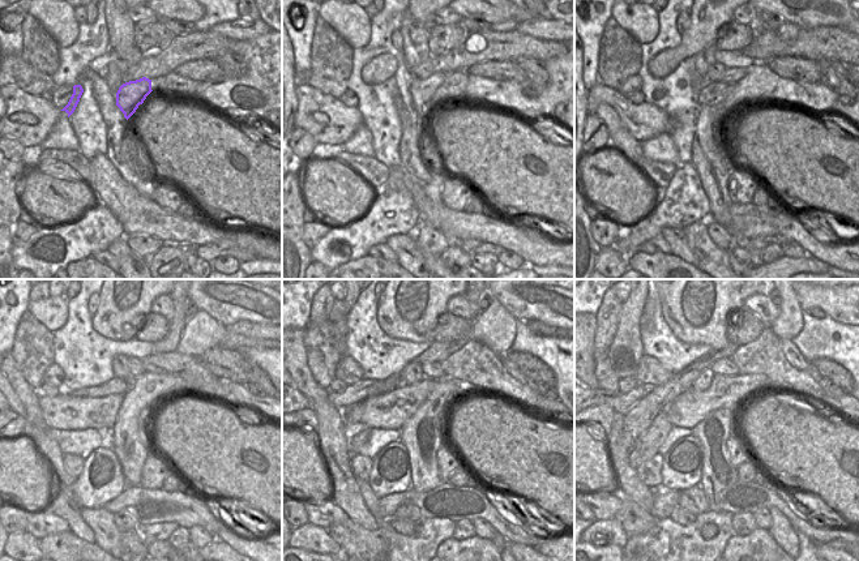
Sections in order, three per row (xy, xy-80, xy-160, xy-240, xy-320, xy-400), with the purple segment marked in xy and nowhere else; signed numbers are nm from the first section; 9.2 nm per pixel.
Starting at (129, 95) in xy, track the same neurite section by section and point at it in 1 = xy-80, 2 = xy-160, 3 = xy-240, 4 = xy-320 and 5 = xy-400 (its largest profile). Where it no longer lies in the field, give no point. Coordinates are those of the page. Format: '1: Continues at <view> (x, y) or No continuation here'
1: Continues at xy-80 (422, 90)
2: Continues at xy-160 (735, 73)
3: Continues at xy-240 (176, 364)
4: Continues at xy-320 (474, 364)
5: Continues at xy-400 (764, 355).

